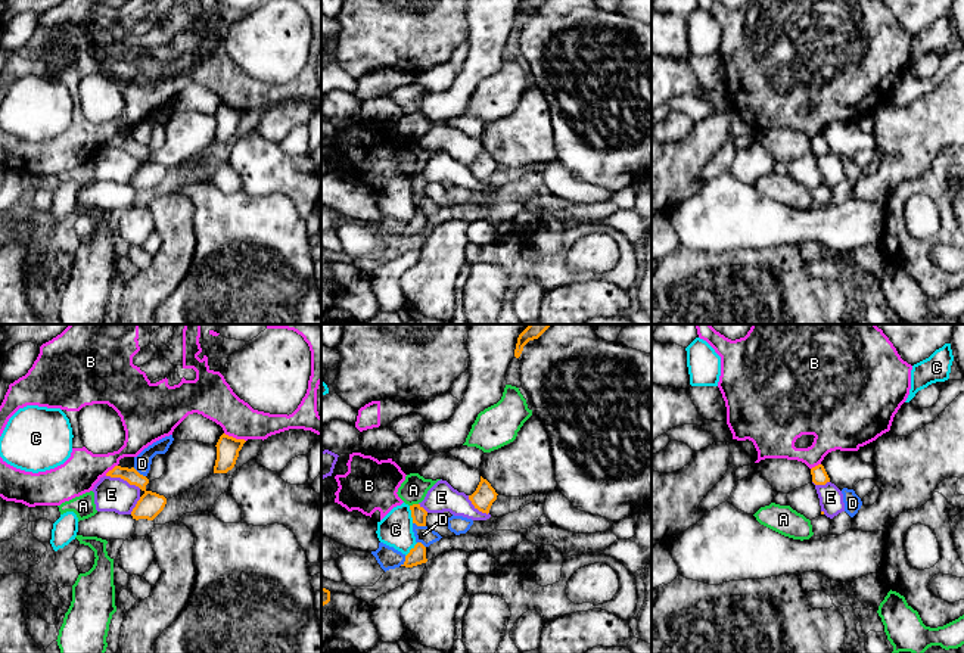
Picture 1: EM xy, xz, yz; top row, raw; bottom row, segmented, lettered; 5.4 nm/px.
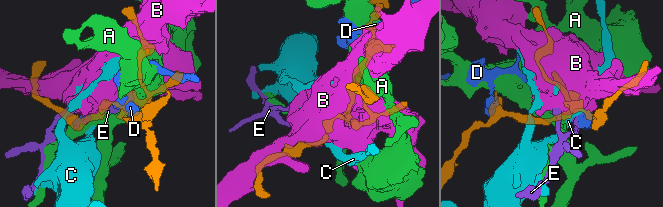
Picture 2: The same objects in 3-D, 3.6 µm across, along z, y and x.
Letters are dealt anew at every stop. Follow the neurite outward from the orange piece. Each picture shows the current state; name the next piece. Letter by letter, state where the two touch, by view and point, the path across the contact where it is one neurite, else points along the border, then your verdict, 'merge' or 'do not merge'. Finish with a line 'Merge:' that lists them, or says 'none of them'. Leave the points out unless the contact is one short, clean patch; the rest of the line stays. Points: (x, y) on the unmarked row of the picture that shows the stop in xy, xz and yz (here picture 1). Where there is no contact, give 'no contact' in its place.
A: meets orange in xz at (413, 174); border along xz (417, 173), (410, 176); do not merge
B: meets orange in xy at (235, 108); do not merge
C: meets orange in xz at (411, 184); border along xz (409, 176), (413, 192); do not merge
D: meets orange in xz at (419, 195); do not merge
E: meets orange in xy at (124, 149); border along xy (106, 145), (123, 148), (140, 158); do not merge
Merge: none of them

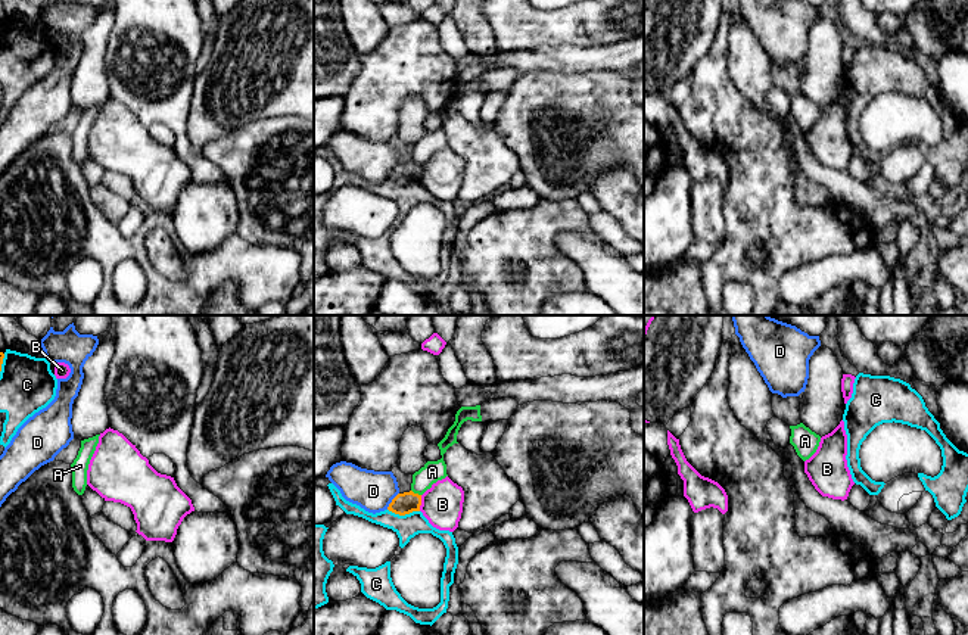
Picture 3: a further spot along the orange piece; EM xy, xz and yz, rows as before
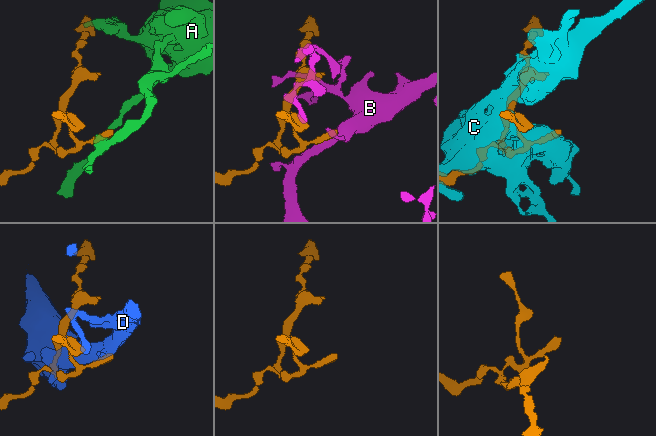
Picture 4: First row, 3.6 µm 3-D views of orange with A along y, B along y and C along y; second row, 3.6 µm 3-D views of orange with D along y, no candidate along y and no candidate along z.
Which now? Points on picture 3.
A: meets orange in xz at (416, 164); border along xz (411, 159), (420, 165); do not merge
B: meets orange in xz at (420, 173); do not merge
C: meets orange in xz at (404, 184); do not merge
D: meets orange in xz at (392, 171); do not merge
Merge: none of them

